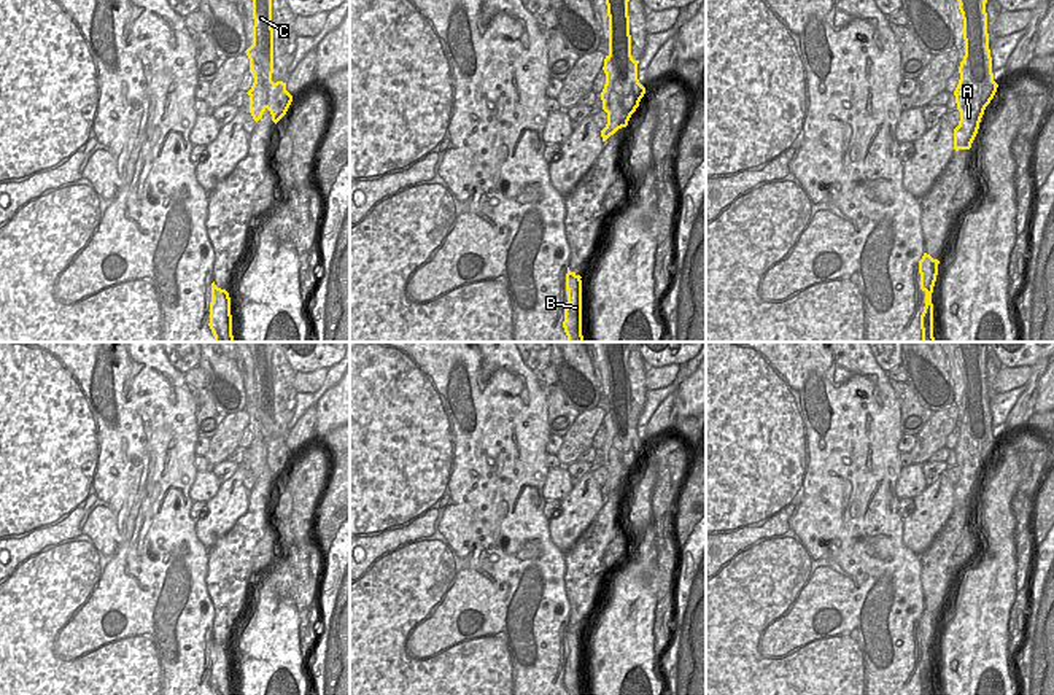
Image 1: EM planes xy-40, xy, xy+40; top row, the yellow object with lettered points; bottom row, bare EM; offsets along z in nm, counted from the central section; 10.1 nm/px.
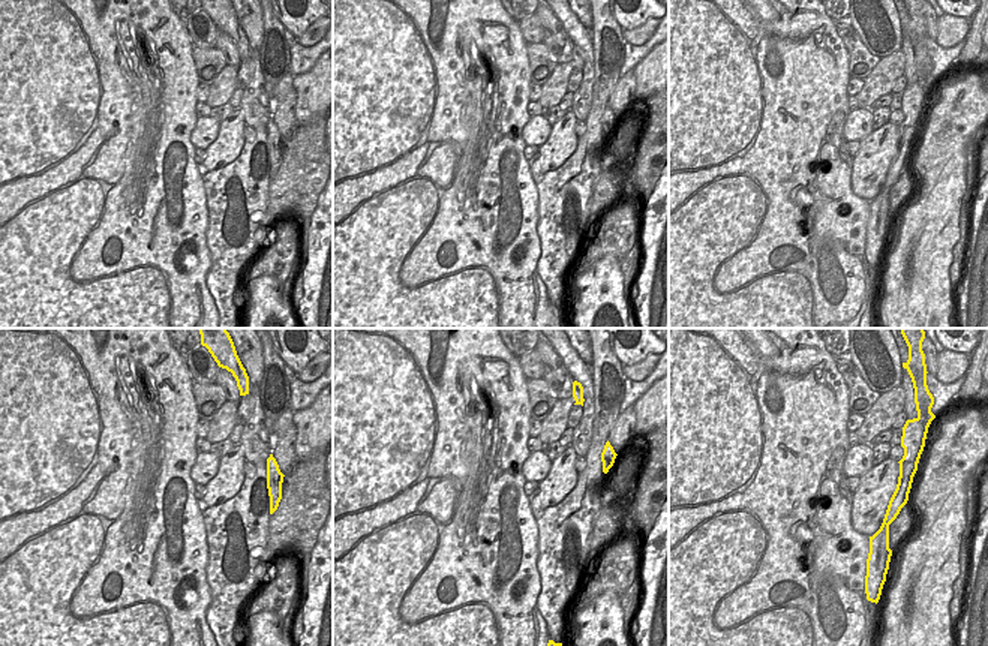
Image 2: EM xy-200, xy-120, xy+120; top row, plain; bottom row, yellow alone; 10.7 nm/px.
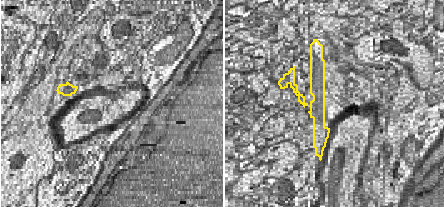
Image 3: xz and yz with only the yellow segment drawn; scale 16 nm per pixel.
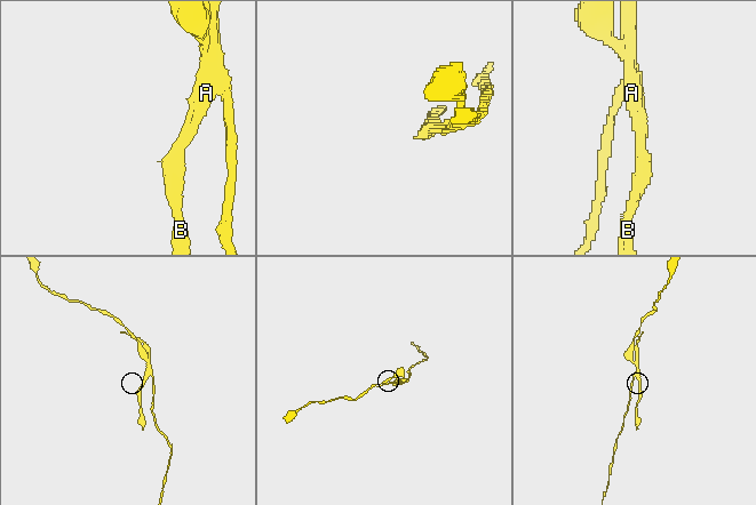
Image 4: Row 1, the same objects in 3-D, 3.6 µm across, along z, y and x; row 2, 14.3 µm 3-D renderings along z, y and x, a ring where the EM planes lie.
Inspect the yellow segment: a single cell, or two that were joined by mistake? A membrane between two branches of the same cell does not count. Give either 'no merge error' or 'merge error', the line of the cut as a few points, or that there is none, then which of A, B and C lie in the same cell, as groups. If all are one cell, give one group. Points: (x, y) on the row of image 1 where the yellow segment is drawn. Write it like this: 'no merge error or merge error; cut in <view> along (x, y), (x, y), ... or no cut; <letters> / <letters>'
merge error; cut in xy-40 along (247, 50), (256, 53), (267, 107); A B / C

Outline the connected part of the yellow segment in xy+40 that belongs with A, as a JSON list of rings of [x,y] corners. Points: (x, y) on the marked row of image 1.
[[[965,57],[959,67],[960,80],[954,91],[957,110],[960,111],[959,126],[954,129],[954,149],[970,149],[978,134],[986,103],[979,97],[978,84],[970,70],[965,68]]]

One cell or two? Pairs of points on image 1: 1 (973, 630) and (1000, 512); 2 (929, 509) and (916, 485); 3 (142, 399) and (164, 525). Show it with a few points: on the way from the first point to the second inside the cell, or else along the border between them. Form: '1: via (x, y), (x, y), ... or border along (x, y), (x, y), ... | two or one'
1: via (981, 601), (989, 581), (1000, 568), (1000, 541) | one
2: border along (927, 487), (911, 498) | two
3: via (142, 431), (148, 438), (150, 493) | one

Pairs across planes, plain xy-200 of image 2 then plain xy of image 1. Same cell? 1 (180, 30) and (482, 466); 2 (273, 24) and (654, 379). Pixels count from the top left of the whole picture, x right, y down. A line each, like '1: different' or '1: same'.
1: same
2: different

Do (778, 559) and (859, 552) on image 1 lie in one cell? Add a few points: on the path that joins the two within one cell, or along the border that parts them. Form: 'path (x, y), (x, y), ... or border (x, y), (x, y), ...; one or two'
path (798, 562), (817, 562), (824, 555), (838, 552); one

